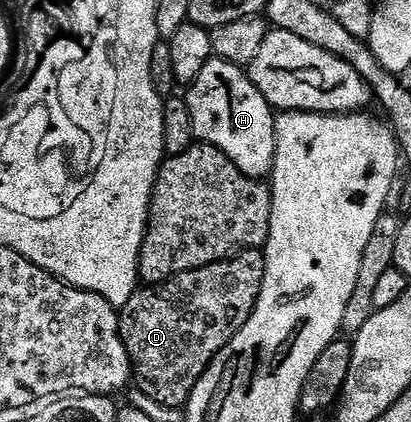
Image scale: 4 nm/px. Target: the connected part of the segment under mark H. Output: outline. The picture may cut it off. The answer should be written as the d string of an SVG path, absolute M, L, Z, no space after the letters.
M212 57L205 68L201 68L201 76L190 83L189 92L185 97L189 104L189 116L193 116L193 132L200 143L215 146L223 150L241 172L250 178L266 179L270 175L275 163L275 119L276 111L267 103L265 96L257 92L257 88L251 83L251 75L244 67L235 66L232 62L226 62L224 58Z

